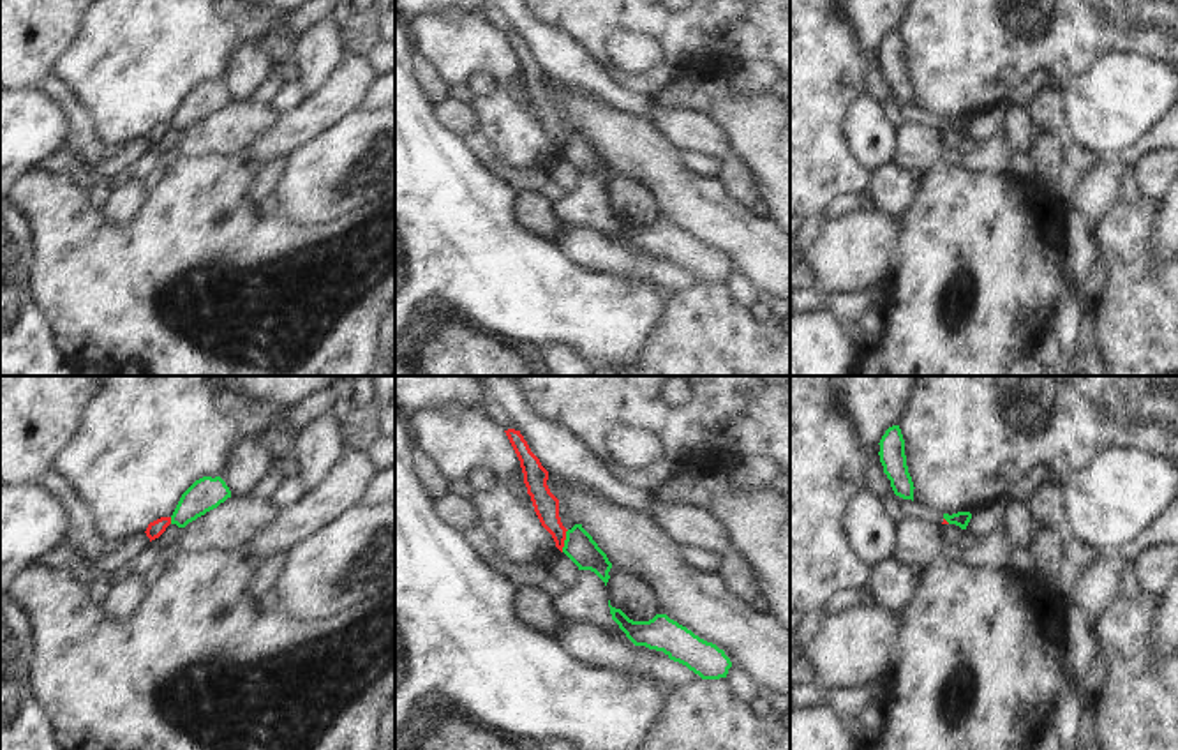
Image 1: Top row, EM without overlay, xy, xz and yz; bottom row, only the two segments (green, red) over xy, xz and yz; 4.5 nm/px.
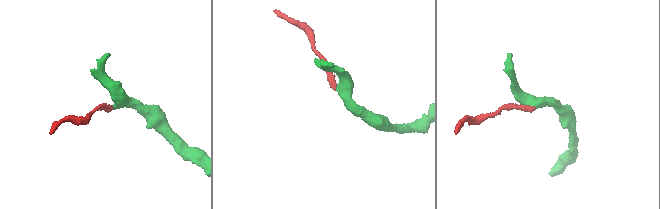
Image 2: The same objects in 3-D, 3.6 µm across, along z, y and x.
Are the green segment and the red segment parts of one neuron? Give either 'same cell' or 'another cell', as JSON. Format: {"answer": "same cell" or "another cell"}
{"answer": "same cell"}

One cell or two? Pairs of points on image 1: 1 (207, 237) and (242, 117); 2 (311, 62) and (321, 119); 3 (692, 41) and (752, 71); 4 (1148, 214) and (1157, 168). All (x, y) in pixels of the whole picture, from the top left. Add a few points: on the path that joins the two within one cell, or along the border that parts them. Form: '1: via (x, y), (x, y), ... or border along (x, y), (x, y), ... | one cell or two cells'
1: border along (244, 150), (233, 156), (205, 154), (191, 157) | two cells
2: border along (342, 59), (307, 97) | two cells
3: border along (771, 64), (745, 60), (729, 80) | two cells
4: border along (1143, 194), (1159, 202) | two cells

